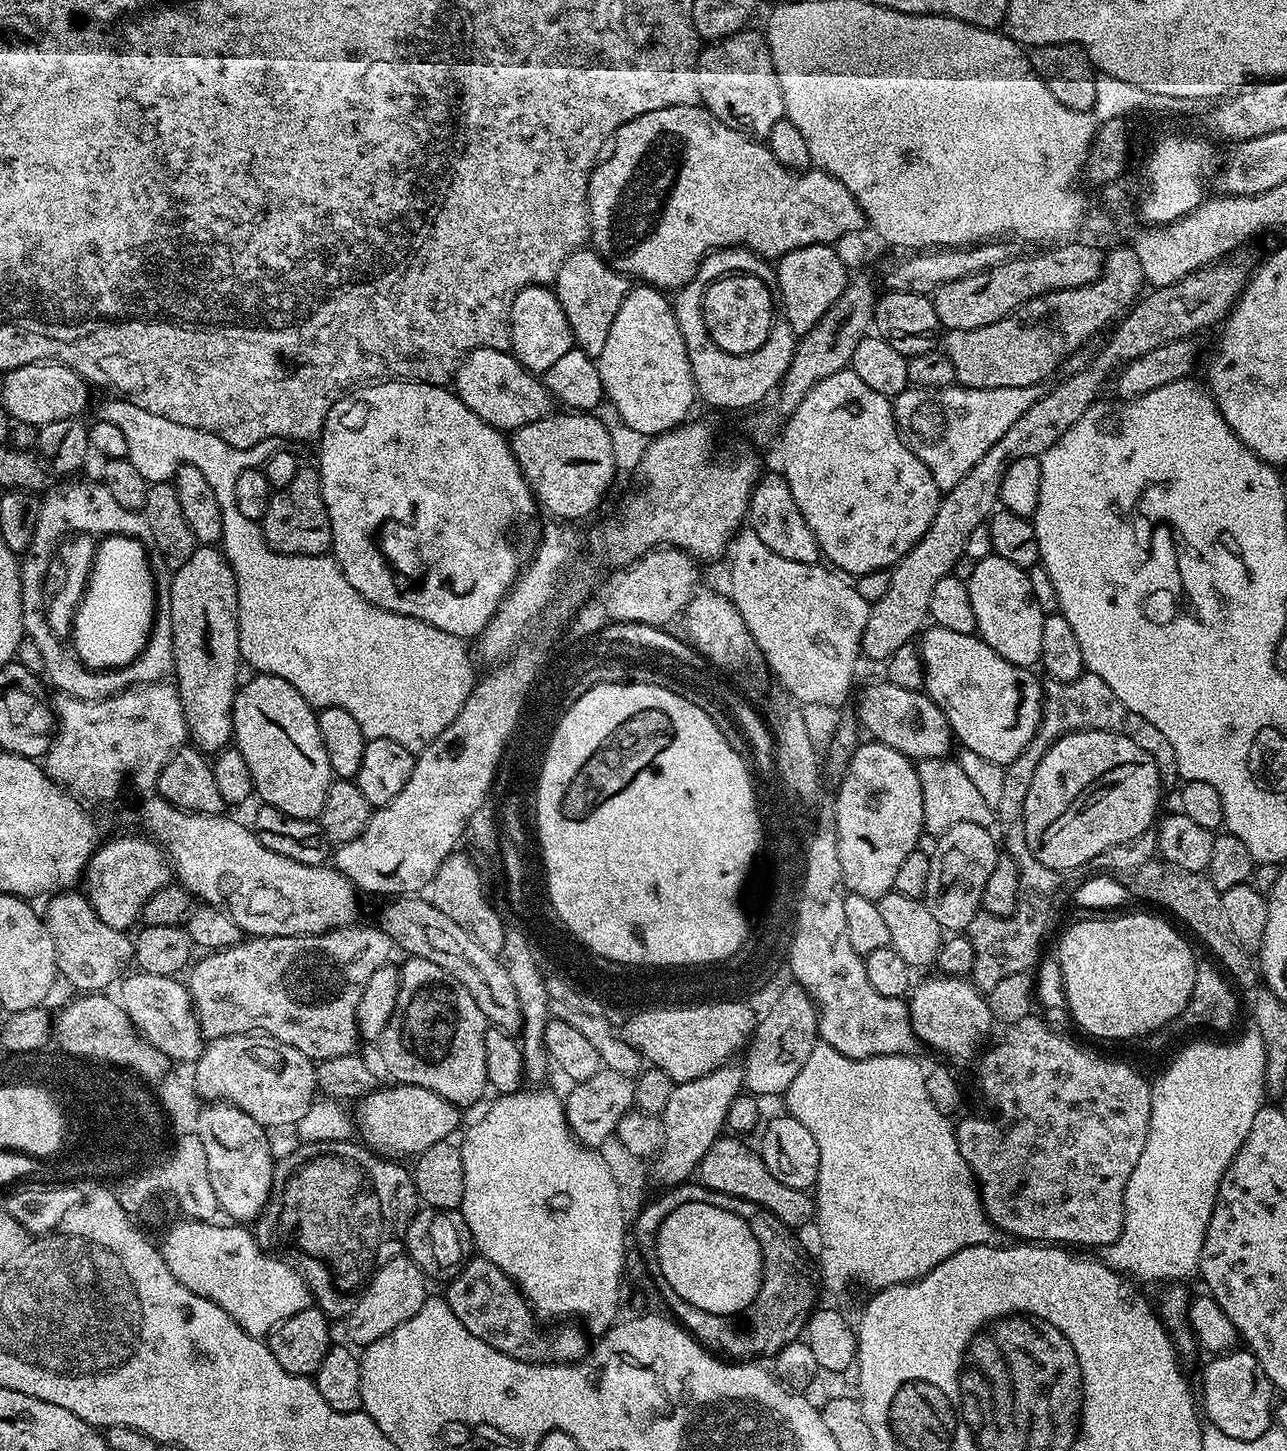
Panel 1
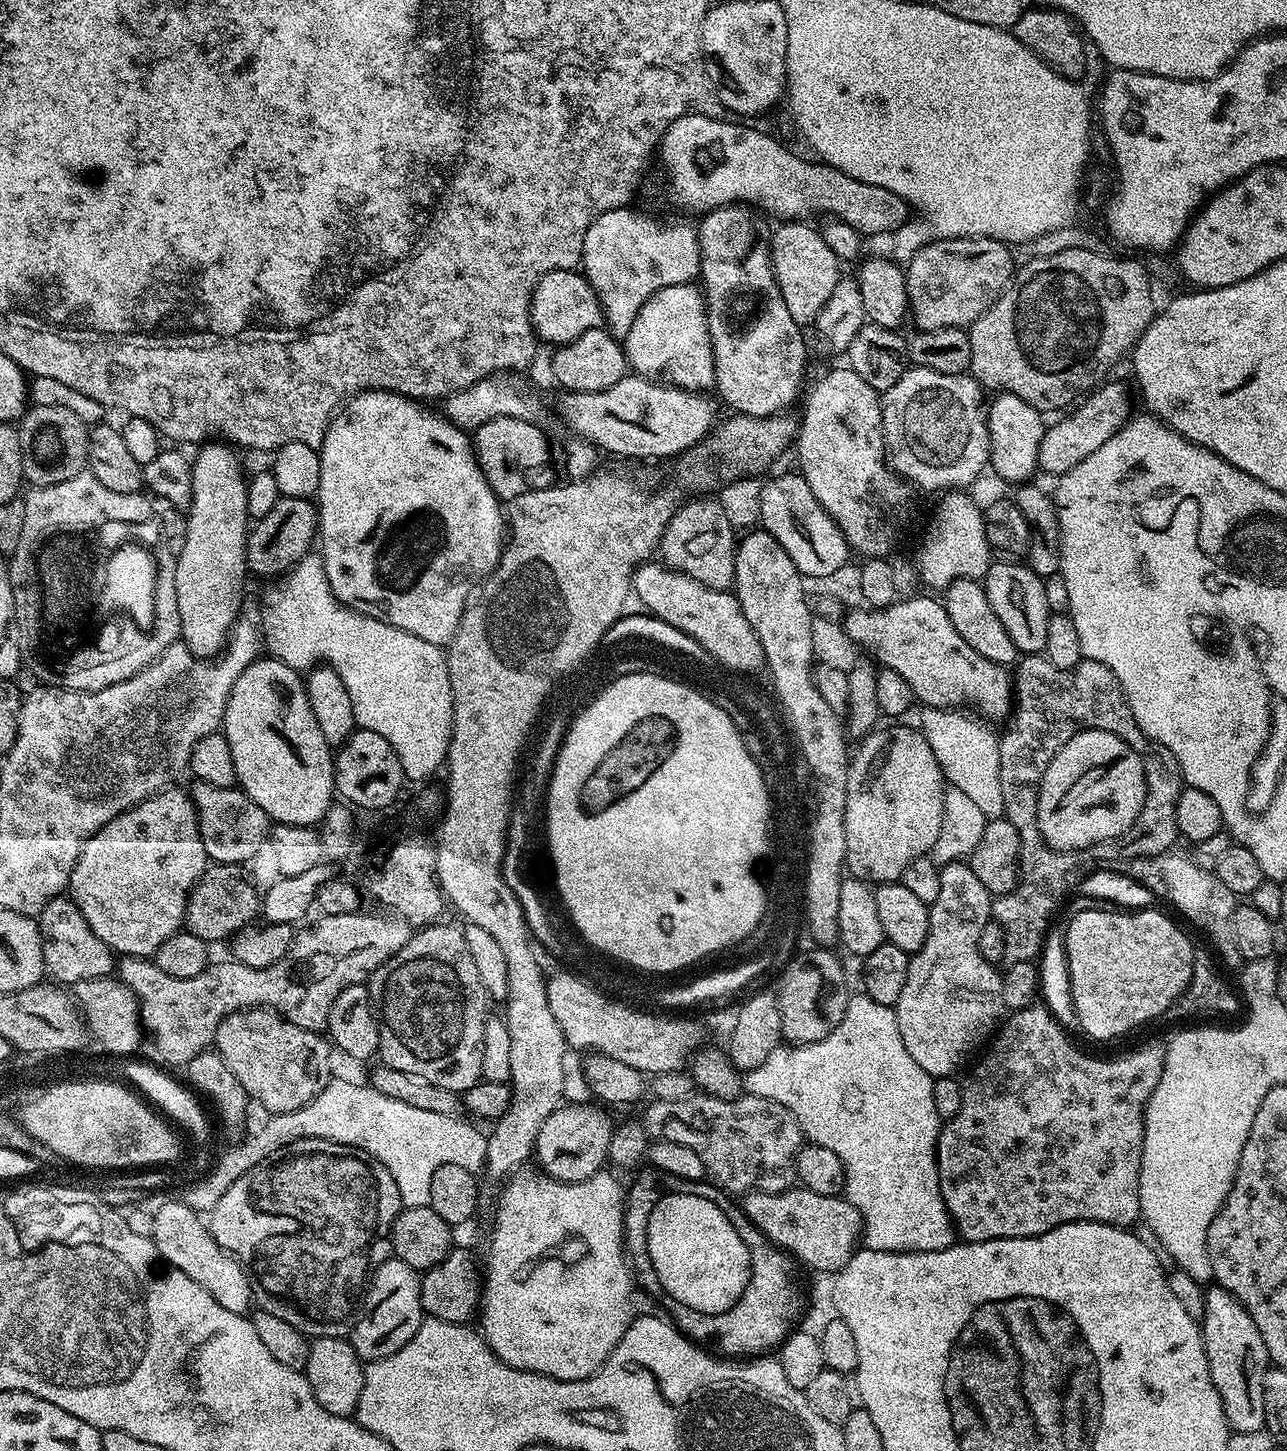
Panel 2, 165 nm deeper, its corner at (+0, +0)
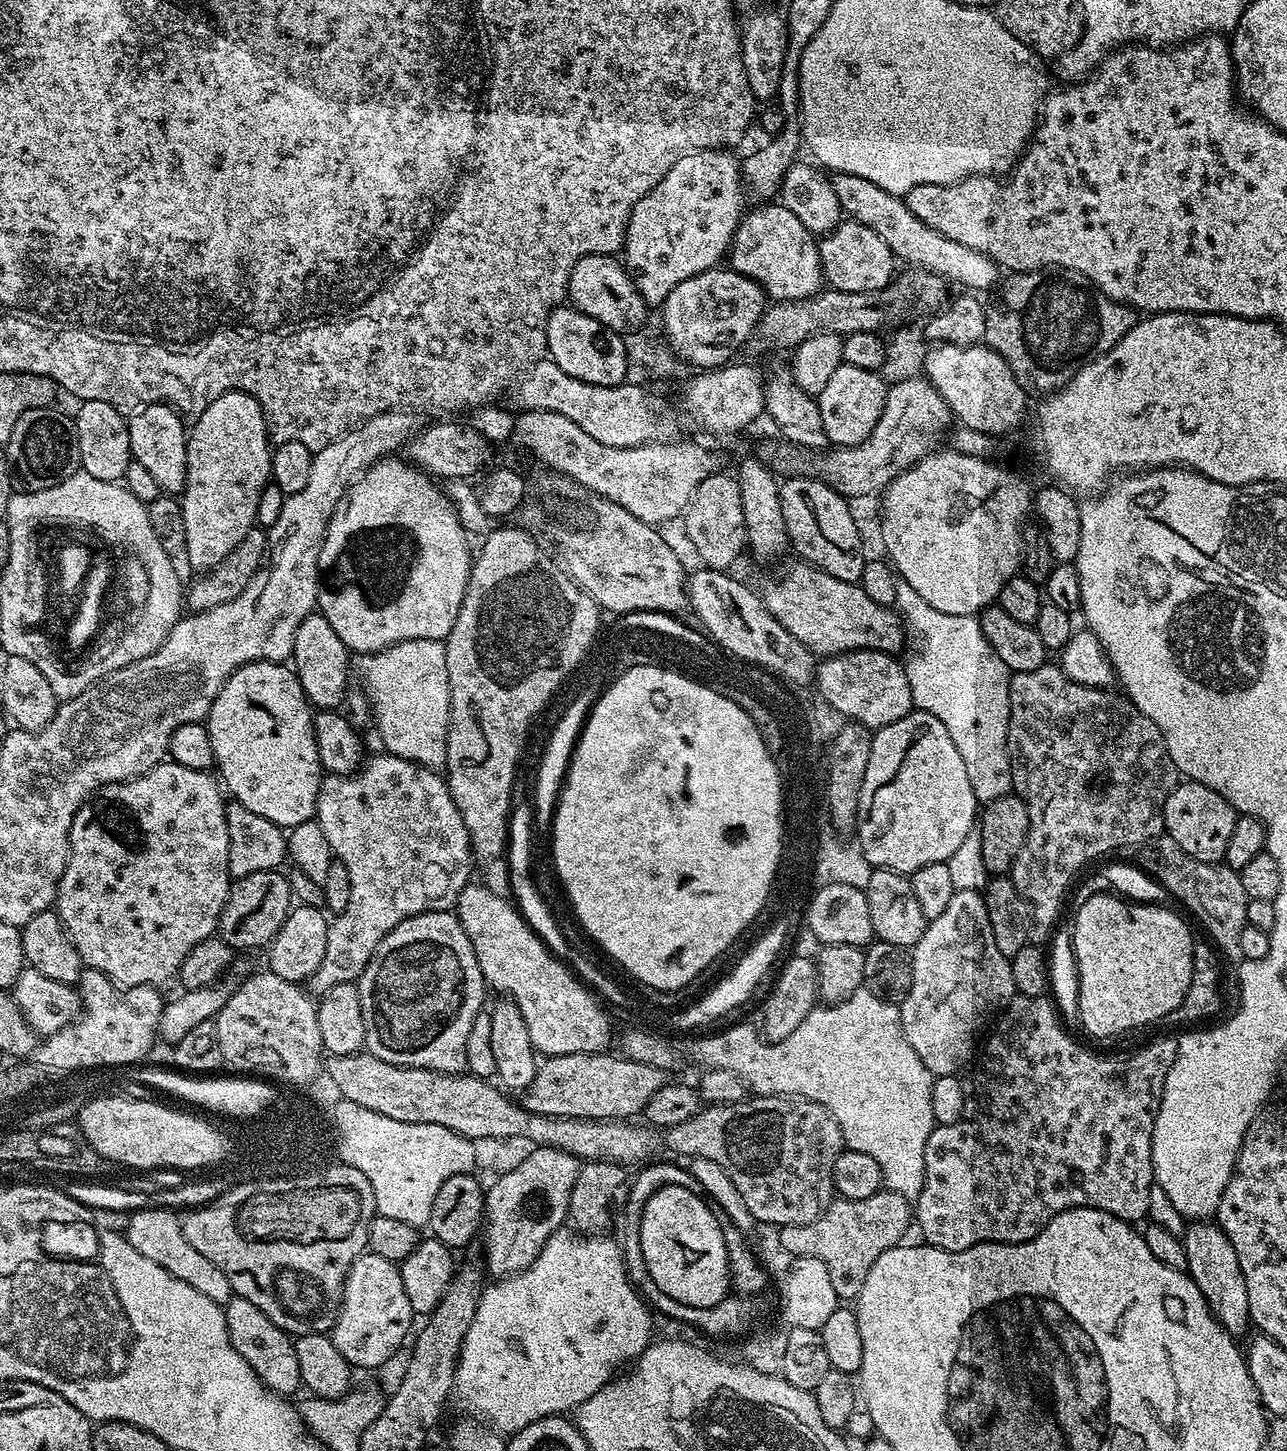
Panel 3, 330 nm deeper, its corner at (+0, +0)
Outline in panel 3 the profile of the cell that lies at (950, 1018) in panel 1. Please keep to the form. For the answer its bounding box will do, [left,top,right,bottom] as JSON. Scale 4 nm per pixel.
[900,890,1017,1077]

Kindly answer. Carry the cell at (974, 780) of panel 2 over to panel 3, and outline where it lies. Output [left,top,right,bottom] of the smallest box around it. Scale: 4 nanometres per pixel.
[895,579,1012,805]

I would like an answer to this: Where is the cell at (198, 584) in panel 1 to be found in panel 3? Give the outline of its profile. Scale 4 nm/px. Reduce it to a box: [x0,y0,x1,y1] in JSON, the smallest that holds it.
[180,390,272,570]

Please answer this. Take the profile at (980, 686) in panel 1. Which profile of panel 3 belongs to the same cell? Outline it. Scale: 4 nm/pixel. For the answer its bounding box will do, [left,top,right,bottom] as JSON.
[762,562,906,658]

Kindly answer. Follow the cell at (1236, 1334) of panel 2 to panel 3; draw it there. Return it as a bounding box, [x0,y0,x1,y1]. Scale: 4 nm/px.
[1182,1222,1250,1338]

